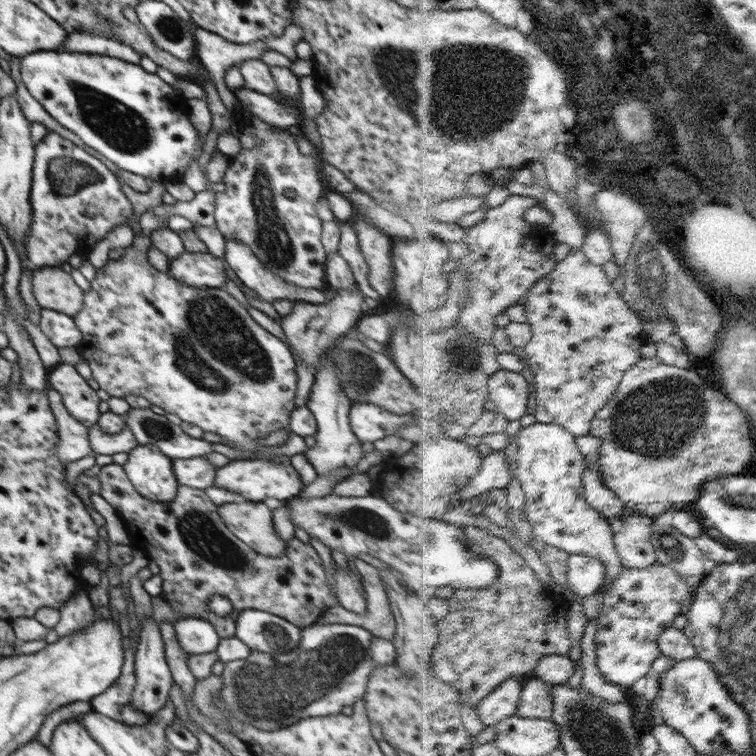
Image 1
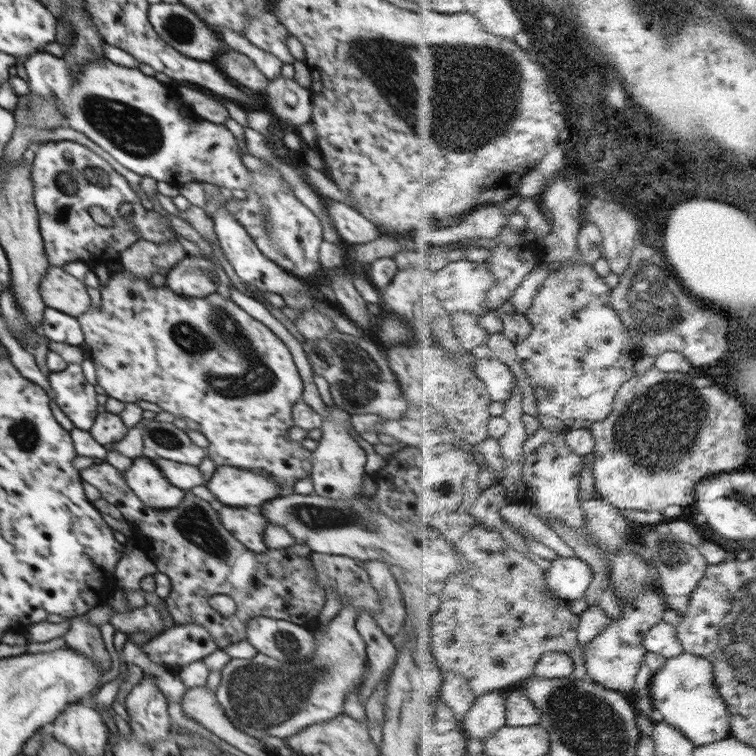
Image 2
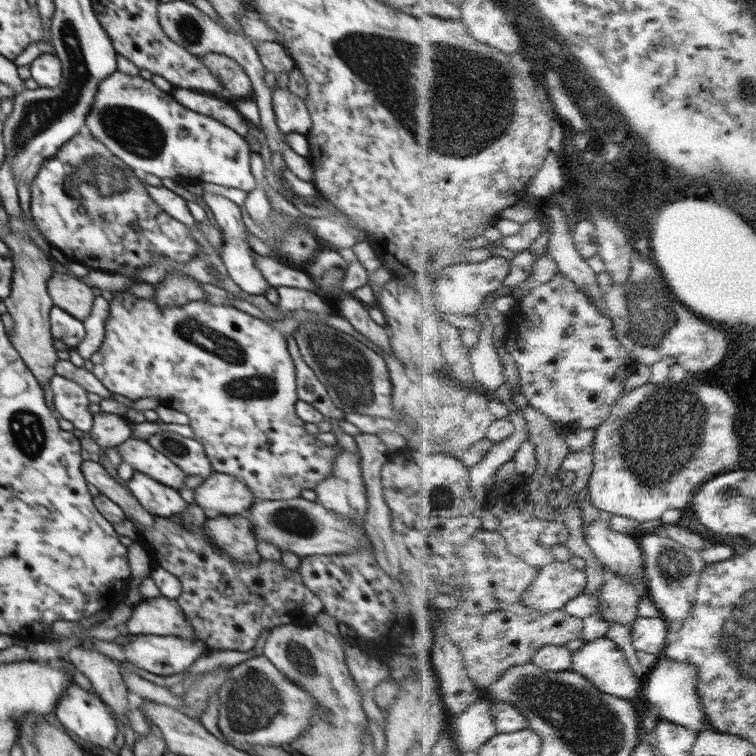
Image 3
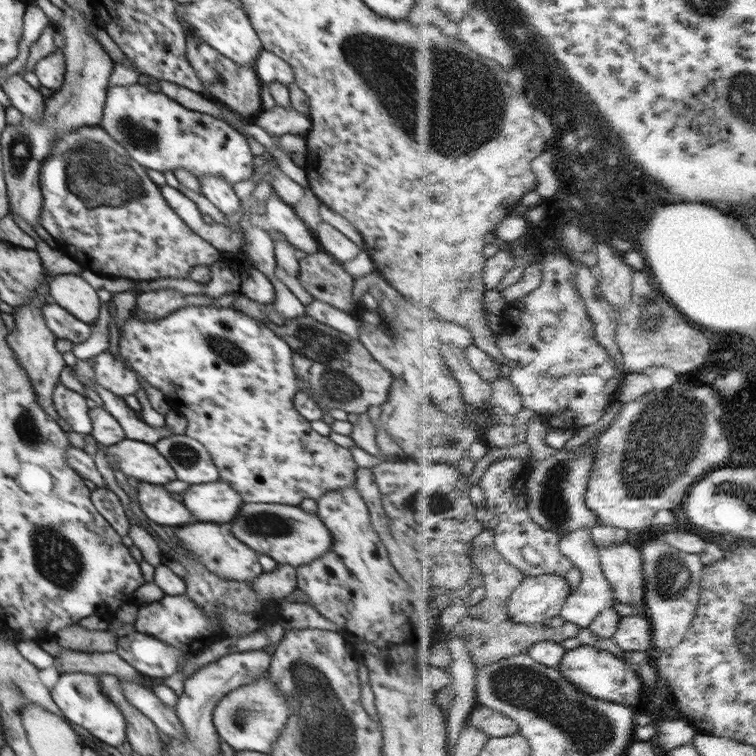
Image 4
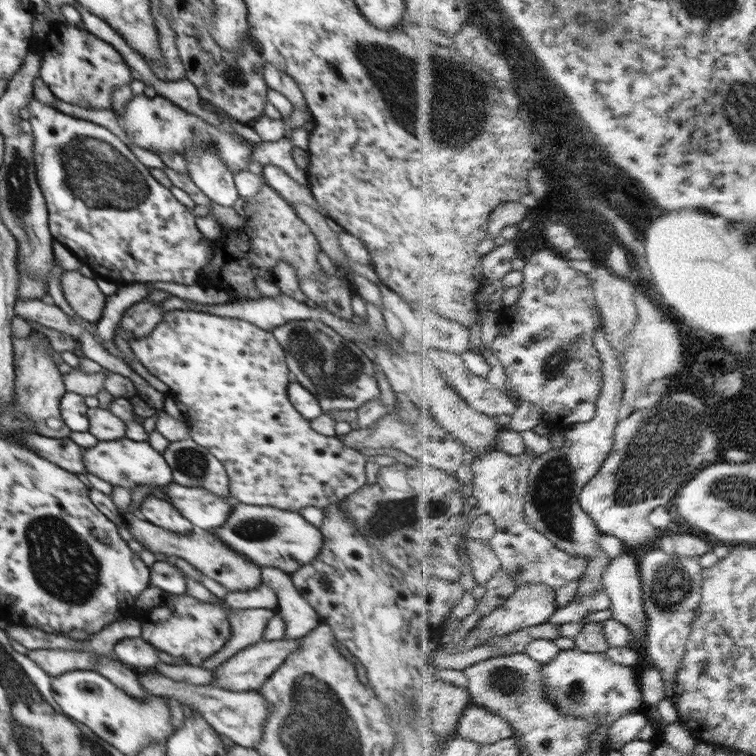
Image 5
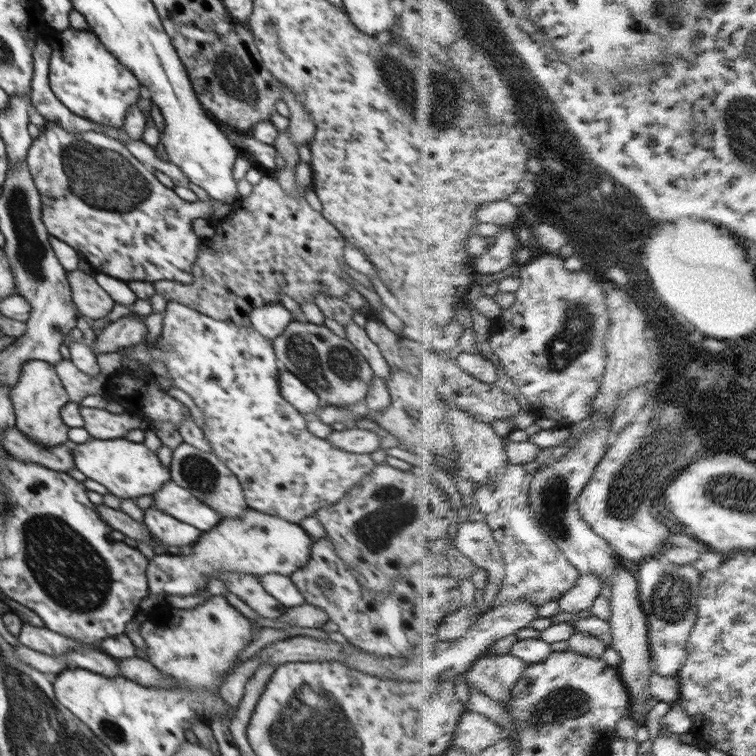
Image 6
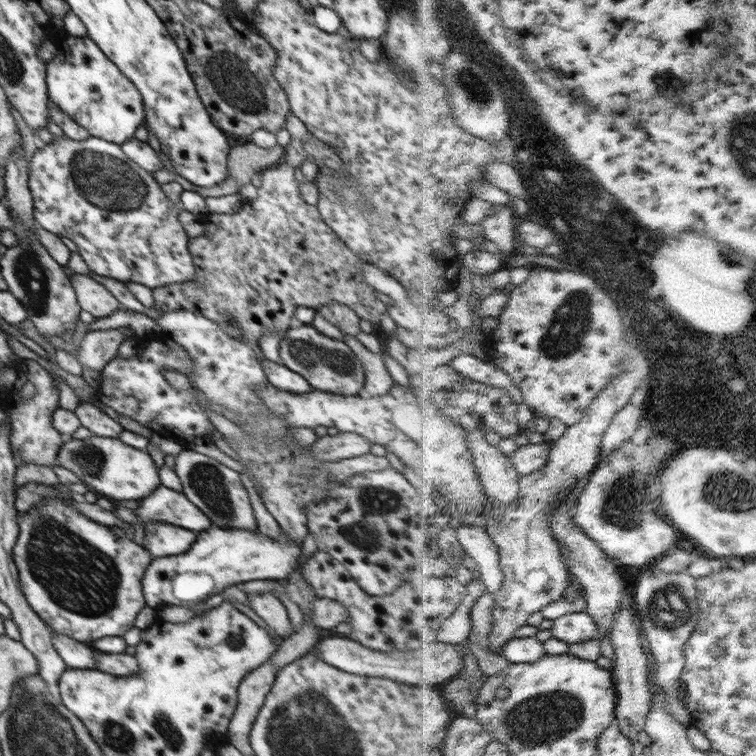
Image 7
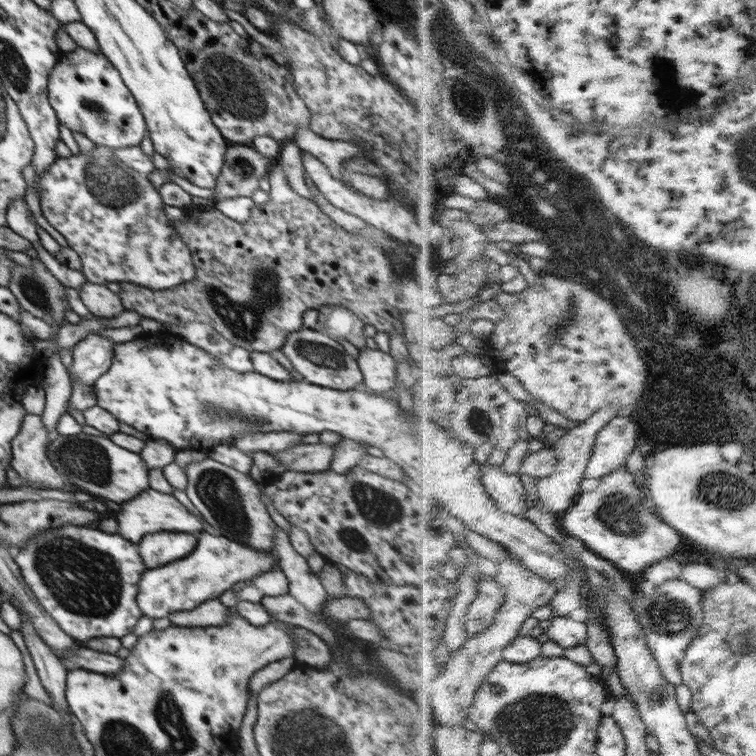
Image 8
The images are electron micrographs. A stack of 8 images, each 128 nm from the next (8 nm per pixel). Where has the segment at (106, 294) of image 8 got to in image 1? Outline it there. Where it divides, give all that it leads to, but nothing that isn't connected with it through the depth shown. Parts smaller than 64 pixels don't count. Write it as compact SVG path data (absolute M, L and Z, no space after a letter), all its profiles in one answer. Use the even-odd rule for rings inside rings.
M39 267L32 272L32 294L42 309L56 310L73 317L84 306L84 292L74 283L70 273L58 267Z

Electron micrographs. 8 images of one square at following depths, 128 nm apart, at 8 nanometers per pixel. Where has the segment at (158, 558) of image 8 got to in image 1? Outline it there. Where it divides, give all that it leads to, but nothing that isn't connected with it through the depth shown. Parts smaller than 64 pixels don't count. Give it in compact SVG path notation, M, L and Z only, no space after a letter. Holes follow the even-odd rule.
M152 444L136 445L128 452L123 469L142 497L168 504L180 486L174 475L173 461Z

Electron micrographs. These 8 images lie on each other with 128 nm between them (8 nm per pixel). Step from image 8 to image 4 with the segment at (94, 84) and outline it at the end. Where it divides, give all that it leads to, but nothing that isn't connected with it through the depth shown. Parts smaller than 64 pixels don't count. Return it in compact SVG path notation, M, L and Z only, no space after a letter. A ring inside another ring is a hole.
M55 32L55 52L40 59L33 72L39 79L41 86L57 92L63 84L66 62L63 56L63 37ZM142 84L109 86L98 125L114 142L122 144L129 158L144 170L164 173L182 168L198 179L218 176L231 185L248 180L255 170L255 156L246 137L224 119L187 109L166 94L152 92Z

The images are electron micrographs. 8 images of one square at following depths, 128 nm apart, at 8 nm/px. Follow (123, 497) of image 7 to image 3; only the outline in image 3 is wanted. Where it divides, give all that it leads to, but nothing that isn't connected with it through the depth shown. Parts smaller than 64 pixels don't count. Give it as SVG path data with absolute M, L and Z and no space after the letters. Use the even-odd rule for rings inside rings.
M128 438L118 446L121 460L130 464L133 470L140 471L160 482L180 490L186 482L186 473L174 464L165 454L148 444L148 441L138 438Z

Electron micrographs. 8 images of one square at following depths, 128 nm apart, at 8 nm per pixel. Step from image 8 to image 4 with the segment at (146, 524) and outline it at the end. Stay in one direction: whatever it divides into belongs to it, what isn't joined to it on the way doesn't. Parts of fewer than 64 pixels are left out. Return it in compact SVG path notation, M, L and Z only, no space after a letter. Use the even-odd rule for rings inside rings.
M222 479L218 480L218 482L190 485L189 488L180 495L182 496L182 503L190 510L190 513L196 516L198 522L230 524L230 522L236 518L240 507L244 504L238 492L232 490Z

